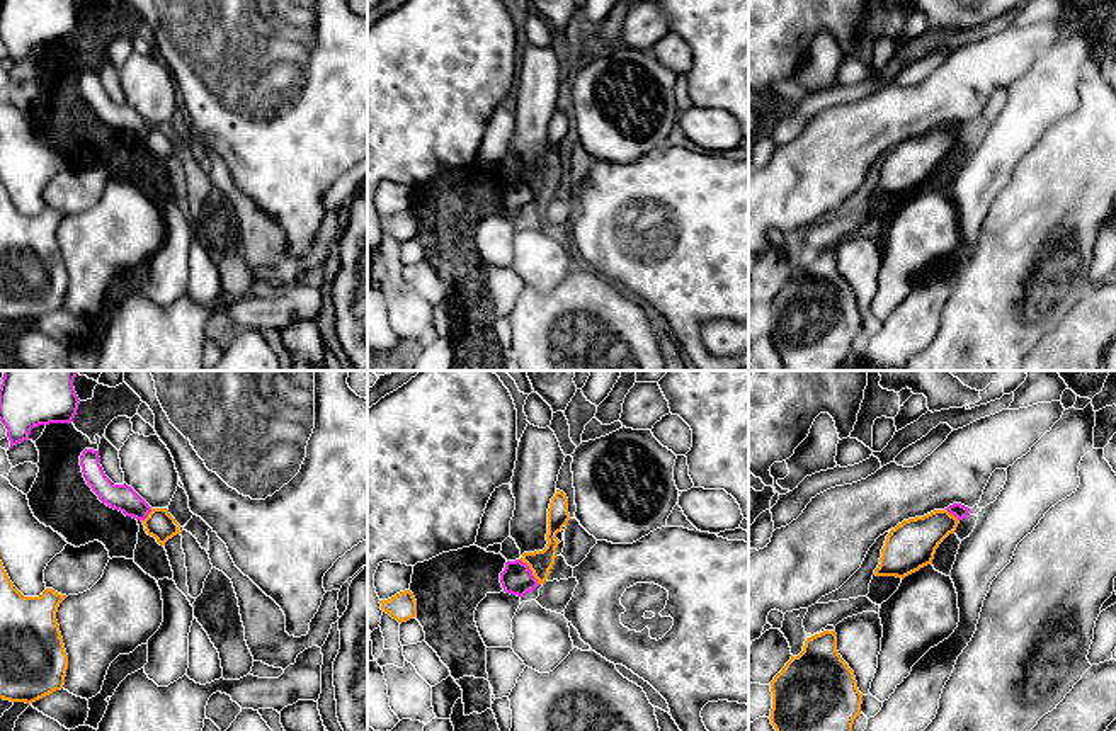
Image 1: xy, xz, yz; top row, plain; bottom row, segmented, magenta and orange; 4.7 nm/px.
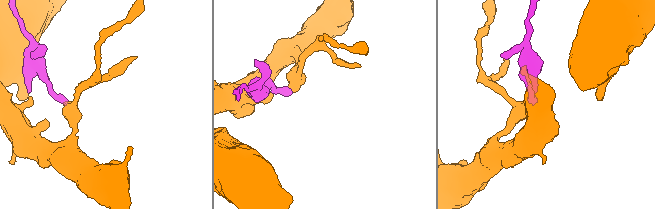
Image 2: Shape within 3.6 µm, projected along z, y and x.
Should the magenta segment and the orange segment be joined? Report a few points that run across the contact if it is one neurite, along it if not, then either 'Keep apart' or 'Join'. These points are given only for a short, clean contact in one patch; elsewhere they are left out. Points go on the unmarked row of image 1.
Line: xz (519, 179), (540, 203). Keep apart

